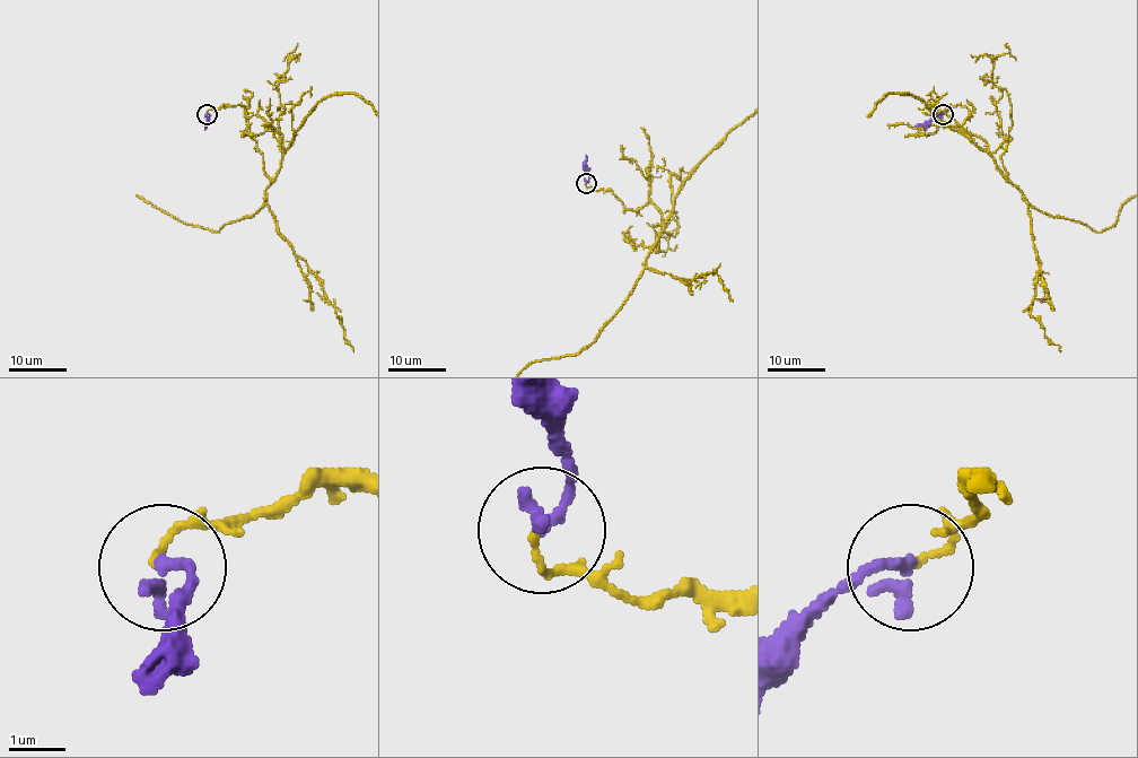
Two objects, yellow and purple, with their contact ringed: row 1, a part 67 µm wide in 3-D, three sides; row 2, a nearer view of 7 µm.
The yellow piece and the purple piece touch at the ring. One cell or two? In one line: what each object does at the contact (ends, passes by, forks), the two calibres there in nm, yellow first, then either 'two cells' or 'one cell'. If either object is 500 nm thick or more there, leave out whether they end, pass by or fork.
yellow ends | purple ends | 110/300 nm | two cells

